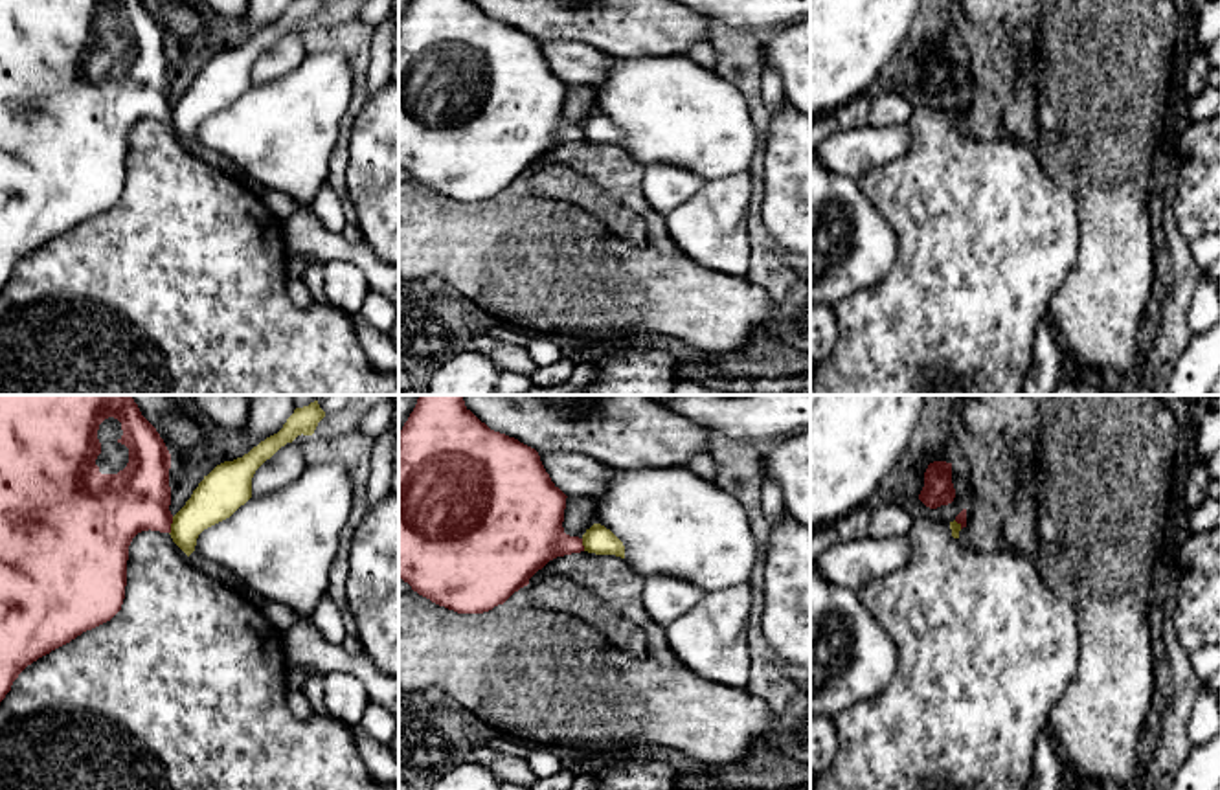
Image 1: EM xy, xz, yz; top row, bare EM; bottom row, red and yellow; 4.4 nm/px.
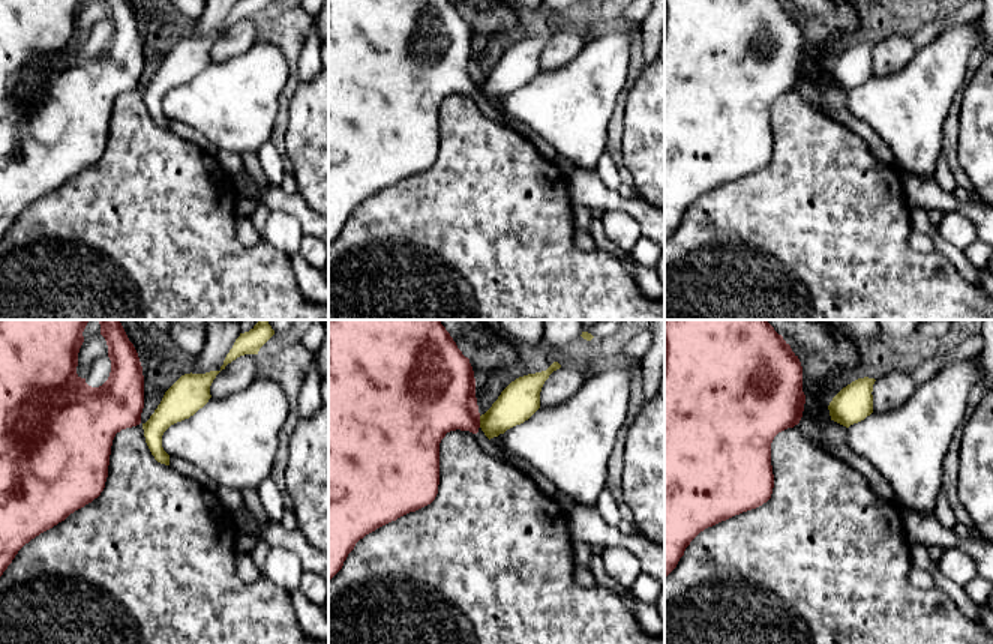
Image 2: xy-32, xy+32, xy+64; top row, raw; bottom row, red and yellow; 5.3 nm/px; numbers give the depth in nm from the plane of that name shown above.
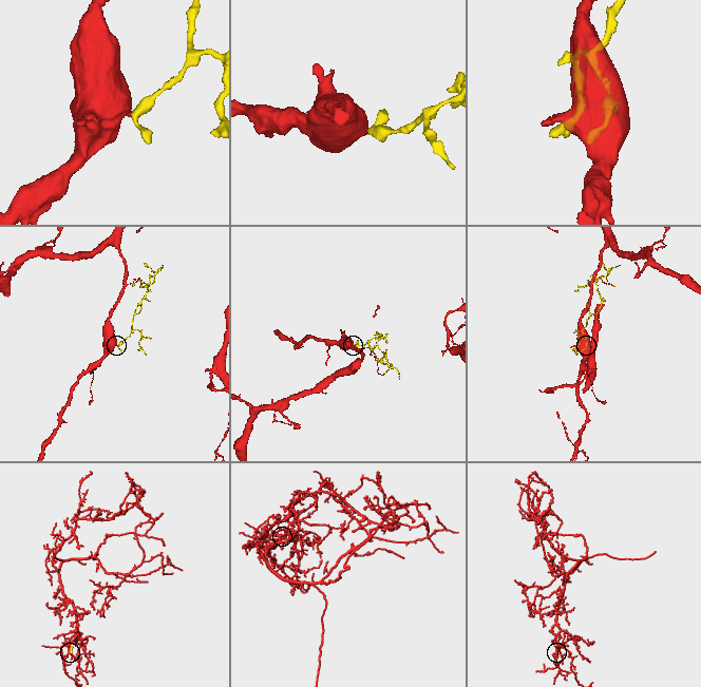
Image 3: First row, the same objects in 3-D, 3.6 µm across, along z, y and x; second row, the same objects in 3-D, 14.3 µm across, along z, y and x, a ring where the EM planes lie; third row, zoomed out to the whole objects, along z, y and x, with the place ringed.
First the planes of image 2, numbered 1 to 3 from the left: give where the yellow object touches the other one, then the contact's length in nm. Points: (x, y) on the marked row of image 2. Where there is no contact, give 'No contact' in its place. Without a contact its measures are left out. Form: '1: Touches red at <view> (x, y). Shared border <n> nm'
1: No contact
2: Touches red at xy+32 (479, 422). Shared border 60 nm
3: No contact

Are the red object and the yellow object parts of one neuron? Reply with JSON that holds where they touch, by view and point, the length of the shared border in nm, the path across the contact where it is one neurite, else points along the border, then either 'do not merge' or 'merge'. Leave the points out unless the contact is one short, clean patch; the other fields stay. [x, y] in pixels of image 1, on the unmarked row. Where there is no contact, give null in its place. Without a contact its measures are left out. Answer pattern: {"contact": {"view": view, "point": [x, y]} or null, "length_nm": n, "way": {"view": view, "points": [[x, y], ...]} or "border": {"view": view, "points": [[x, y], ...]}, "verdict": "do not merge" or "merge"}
{"contact": {"view": "xy", "point": [169, 114]}, "length_nm": 80, "border": {"view": "xy", "points": [[173, 105], [169, 122]]}, "verdict": "do not merge"}

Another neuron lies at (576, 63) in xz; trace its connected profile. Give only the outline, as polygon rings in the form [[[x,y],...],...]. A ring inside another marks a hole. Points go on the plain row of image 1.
[[[538,40],[555,75],[566,85],[597,88],[608,75],[614,57],[577,40]]]

